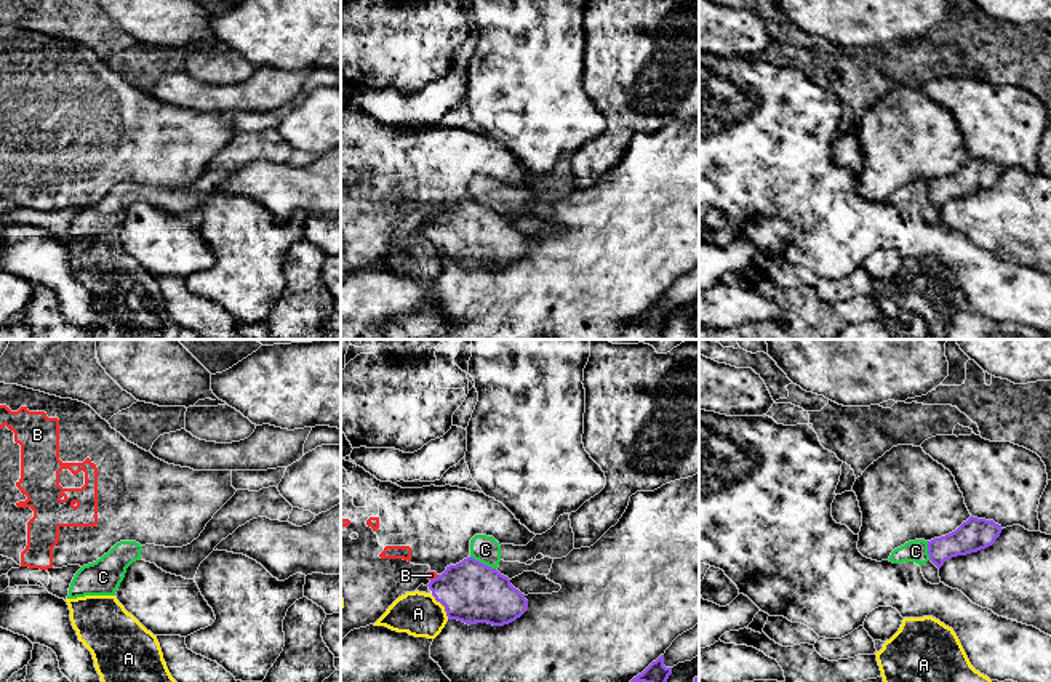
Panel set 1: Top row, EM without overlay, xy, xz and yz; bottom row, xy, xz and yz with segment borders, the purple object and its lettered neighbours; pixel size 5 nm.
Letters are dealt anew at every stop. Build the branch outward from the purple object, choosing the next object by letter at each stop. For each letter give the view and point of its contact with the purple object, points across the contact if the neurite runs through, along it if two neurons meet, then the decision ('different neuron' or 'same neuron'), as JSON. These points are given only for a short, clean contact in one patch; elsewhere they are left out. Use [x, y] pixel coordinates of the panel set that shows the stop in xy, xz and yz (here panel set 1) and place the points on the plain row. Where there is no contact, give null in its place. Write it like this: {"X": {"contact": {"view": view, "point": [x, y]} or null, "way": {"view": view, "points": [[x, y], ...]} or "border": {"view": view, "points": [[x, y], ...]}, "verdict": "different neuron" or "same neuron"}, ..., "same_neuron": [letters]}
{"A": {"contact": {"view": "xz", "point": [443, 247]}, "border": {"view": "xz", "points": [[431, 236], [443, 248], [448, 260]]}, "verdict": "different neuron"}, "B": {"contact": {"view": "xz", "point": [434, 220]}, "verdict": "different neuron"}, "C": {"contact": {"view": "xz", "point": [483, 205]}, "border": {"view": "xz", "points": [[471, 197], [495, 210]]}, "verdict": "different neuron"}, "same_neuron": []}

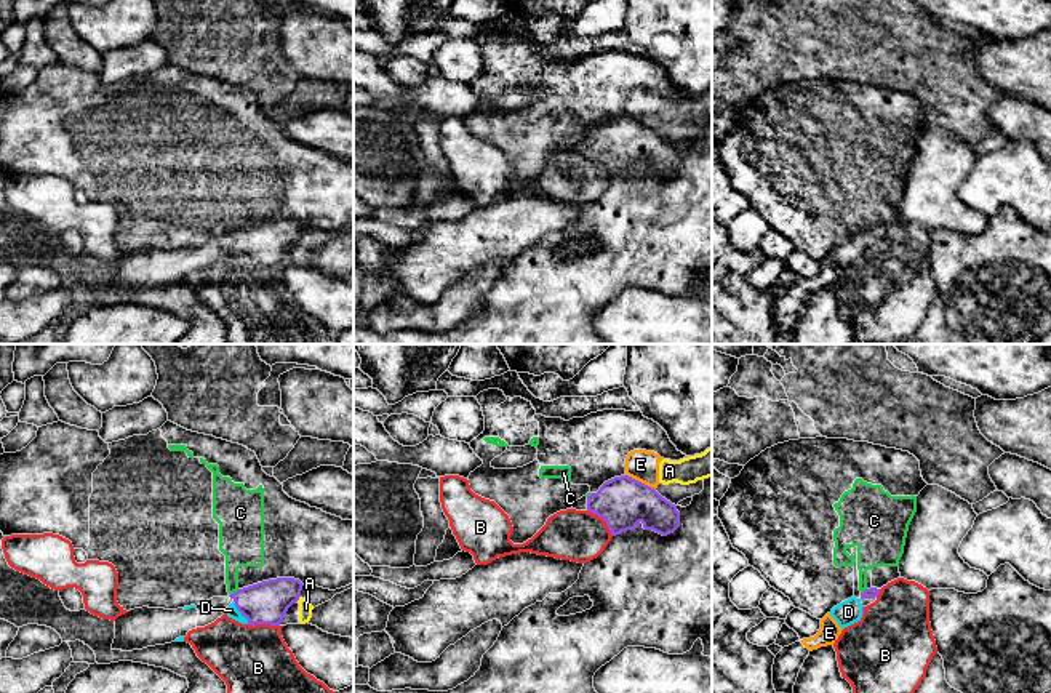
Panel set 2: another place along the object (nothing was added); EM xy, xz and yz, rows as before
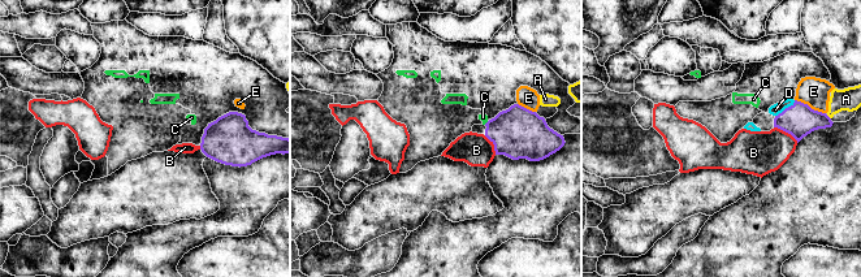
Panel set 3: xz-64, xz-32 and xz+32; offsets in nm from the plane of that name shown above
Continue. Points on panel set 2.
{"A": {"contact": {"view": "xy", "point": [298, 240]}, "verdict": "different neuron"}, "B": {"contact": {"view": "xz", "point": [603, 160]}, "border": {"view": "xz", "points": [[587, 151], [595, 154], [613, 176]]}, "verdict": "different neuron"}, "C": {"contact": {"view": "xy", "point": [234, 234]}, "verdict": "different neuron"}, "D": {"contact": {"view": "xy", "point": [239, 252]}, "way": {"view": "xy", "points": [[267, 244], [239, 252], [231, 252]]}, "verdict": "same neuron"}, "E": {"contact": {"view": "xz", "point": [640, 124]}, "border": {"view": "xz", "points": [[627, 116], [655, 132]]}, "verdict": "different neuron"}, "same_neuron": ["D"]}

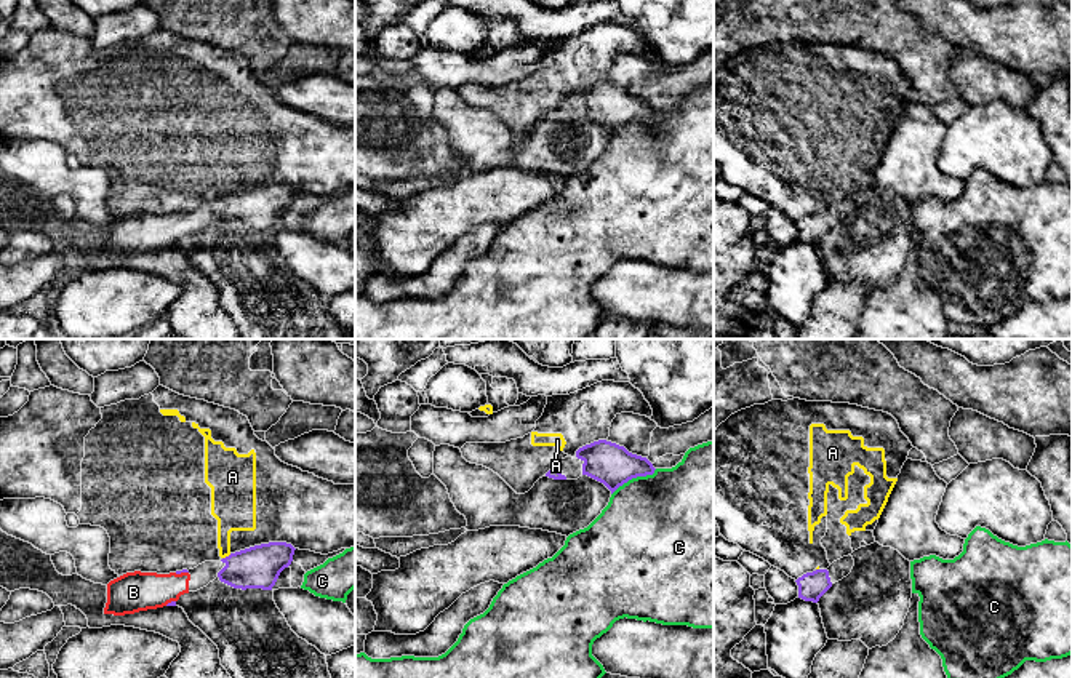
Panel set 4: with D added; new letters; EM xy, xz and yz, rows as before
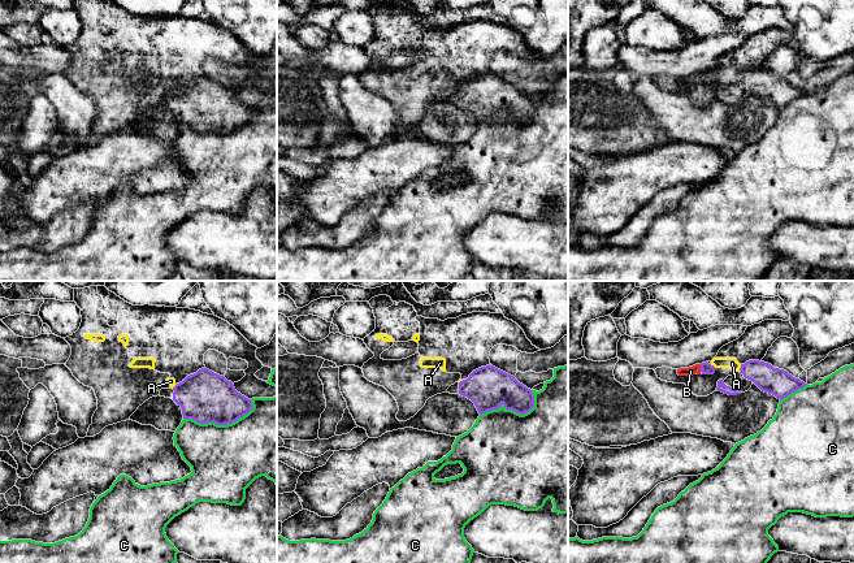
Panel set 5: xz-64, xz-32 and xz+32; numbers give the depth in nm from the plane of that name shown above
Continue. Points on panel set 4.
{"A": {"contact": {"view": "xy", "point": [226, 199]}, "verdict": "different neuron"}, "B": {"contact": {"view": "xy", "point": [181, 213]}, "way": {"view": "xy", "points": [[183, 211], [181, 213], [160, 232], [136, 232]]}, "verdict": "same neuron"}, "C": {"contact": {"view": "xz", "point": [634, 119]}, "verdict": "different neuron"}, "same_neuron": ["B"]}

